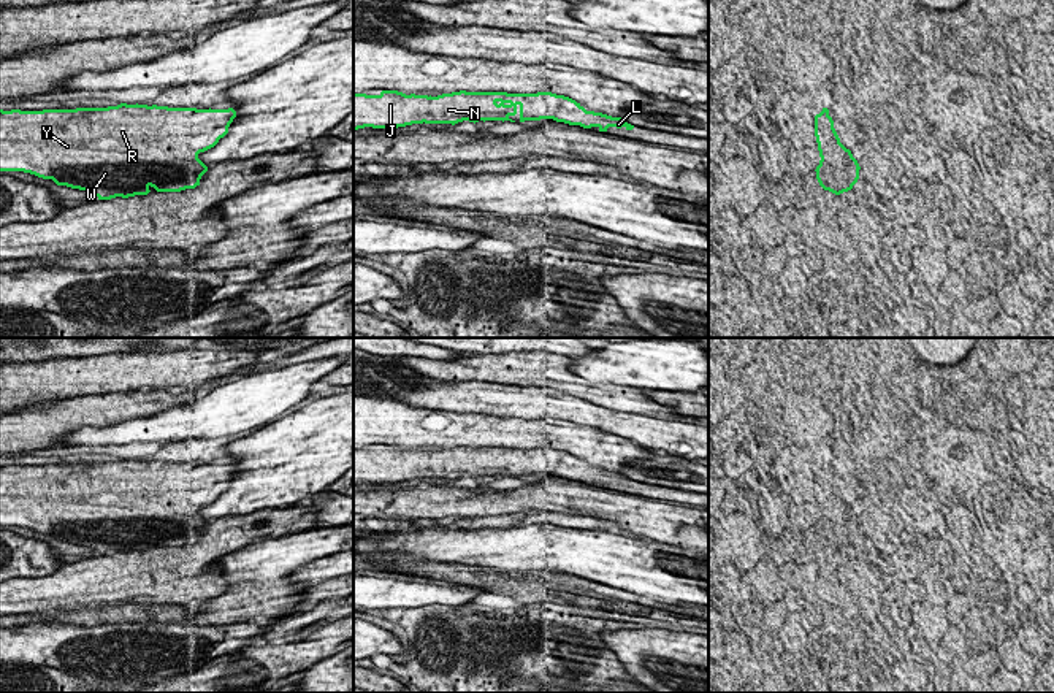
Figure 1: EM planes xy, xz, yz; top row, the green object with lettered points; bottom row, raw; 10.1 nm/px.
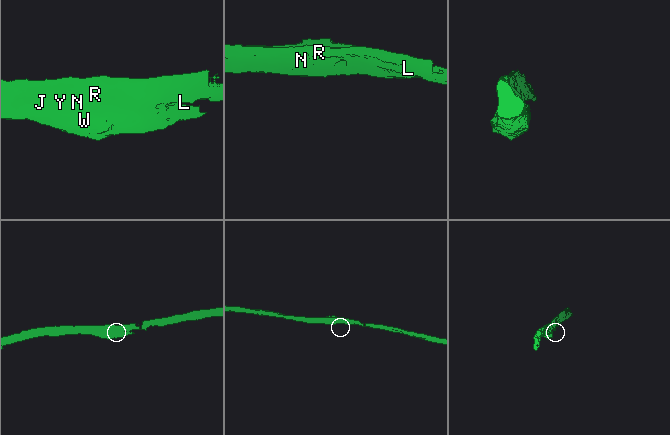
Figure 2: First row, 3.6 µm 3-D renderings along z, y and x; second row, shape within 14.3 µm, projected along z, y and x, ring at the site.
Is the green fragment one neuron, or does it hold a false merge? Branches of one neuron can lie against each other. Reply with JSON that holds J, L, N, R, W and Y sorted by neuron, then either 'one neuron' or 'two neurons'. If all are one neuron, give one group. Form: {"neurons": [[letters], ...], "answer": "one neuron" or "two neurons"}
{"neurons": [["J", "L", "N", "R", "W", "Y"]], "answer": "one neuron"}

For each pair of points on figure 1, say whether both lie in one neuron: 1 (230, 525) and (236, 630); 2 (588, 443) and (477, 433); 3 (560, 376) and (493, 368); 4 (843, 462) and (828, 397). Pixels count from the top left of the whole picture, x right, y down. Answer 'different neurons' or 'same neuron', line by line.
1: different neurons
2: same neuron
3: same neuron
4: same neuron

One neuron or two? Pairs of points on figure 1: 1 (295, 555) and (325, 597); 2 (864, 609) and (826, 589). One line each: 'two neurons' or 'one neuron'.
1: two neurons
2: two neurons

